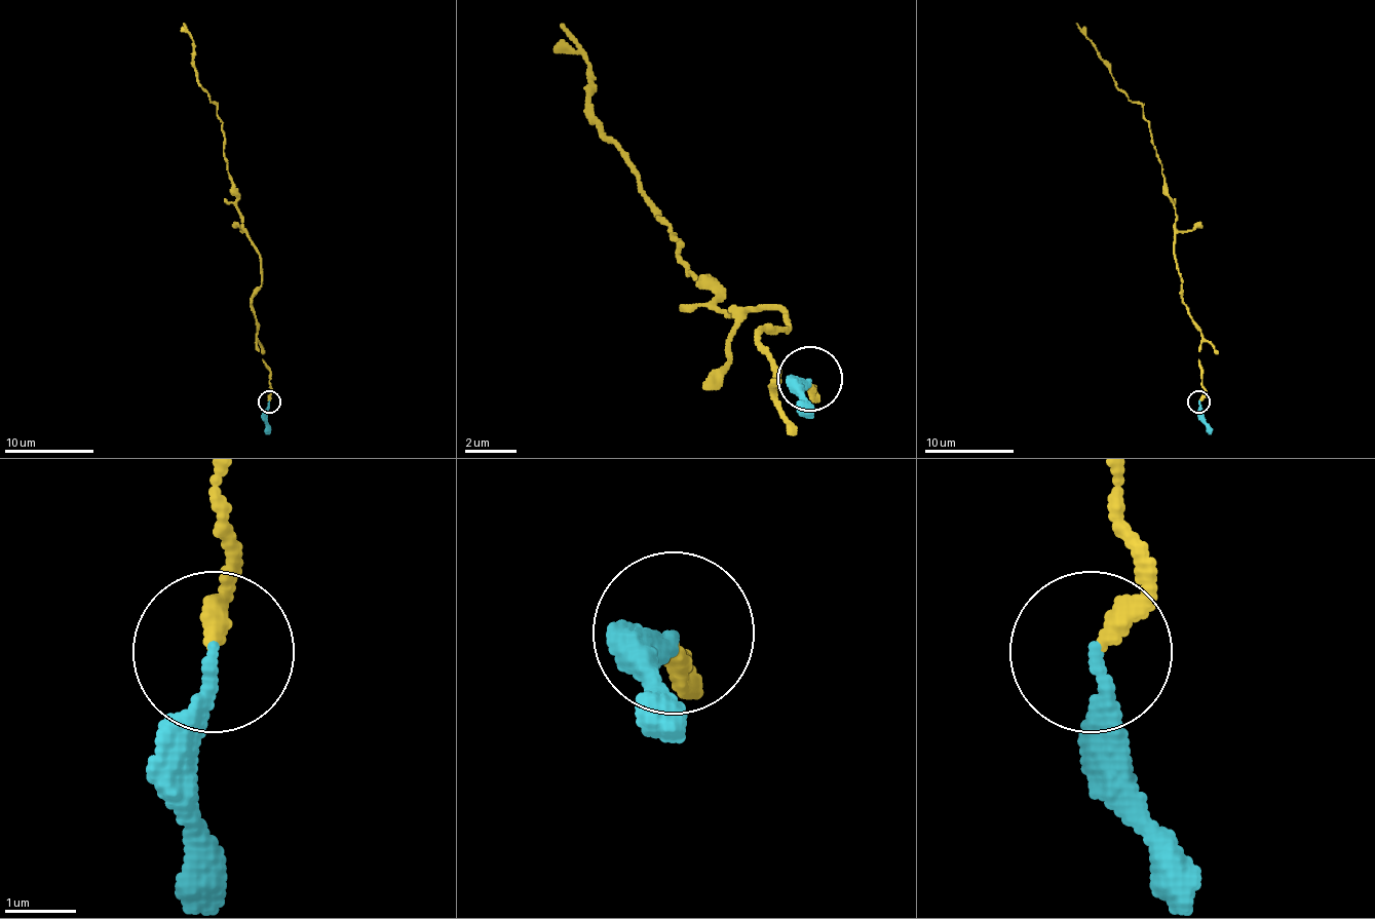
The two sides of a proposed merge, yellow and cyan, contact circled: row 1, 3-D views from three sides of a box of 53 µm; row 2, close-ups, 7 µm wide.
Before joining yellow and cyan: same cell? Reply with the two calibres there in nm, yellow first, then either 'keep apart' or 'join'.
240/180 nm | join

